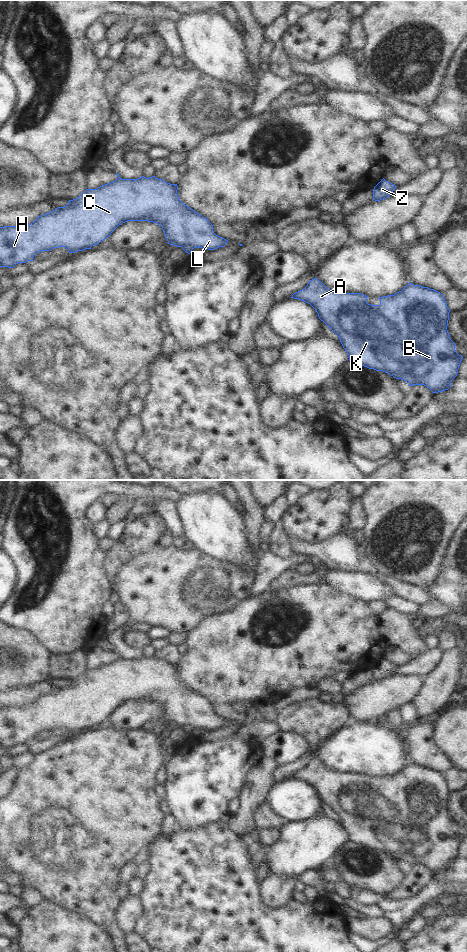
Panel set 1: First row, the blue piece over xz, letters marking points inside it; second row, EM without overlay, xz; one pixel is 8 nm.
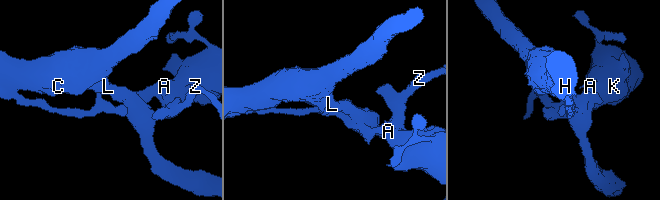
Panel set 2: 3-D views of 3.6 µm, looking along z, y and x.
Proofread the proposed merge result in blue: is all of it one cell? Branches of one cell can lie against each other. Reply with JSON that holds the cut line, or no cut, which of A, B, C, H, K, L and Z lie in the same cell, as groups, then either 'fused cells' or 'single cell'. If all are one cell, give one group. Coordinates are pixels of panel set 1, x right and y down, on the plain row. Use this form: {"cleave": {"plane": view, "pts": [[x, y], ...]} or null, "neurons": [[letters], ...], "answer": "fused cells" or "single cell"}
{"cleave": {"plane": "xz", "pts": [[182, 726], [189, 725], [193, 728]]}, "neurons": [["A", "B", "K", "Z"], ["C", "H", "L"]], "answer": "fused cells"}

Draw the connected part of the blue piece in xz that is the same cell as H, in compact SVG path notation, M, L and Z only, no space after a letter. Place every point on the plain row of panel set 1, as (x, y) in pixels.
M116 653L118 658L108 664L102 665L97 669L86 669L79 677L69 680L64 687L58 687L55 690L38 696L35 701L24 706L4 706L0 707L0 747L13 748L18 743L33 741L33 737L41 731L51 731L54 728L64 727L69 733L91 729L92 726L99 724L108 718L111 713L122 703L127 701L148 701L157 703L162 707L168 724L177 727L190 725L193 728L202 728L214 730L224 727L228 720L216 715L213 711L213 705L207 698L183 684L178 677L177 664L170 664L163 659L155 656L146 658L144 656L138 659L122 659Z

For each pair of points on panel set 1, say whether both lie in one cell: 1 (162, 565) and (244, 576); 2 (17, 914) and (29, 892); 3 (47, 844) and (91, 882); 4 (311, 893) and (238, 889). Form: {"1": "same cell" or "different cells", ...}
{"1": "same cell", "2": "same cell", "3": "same cell", "4": "different cells"}

